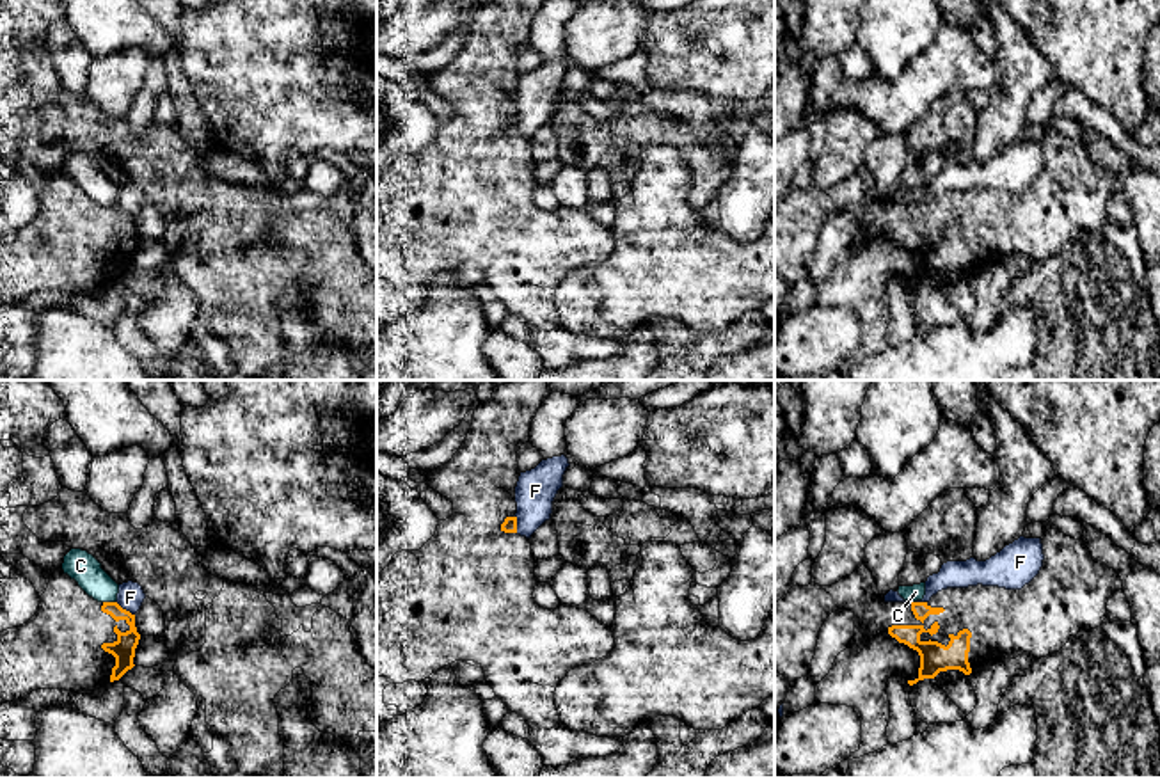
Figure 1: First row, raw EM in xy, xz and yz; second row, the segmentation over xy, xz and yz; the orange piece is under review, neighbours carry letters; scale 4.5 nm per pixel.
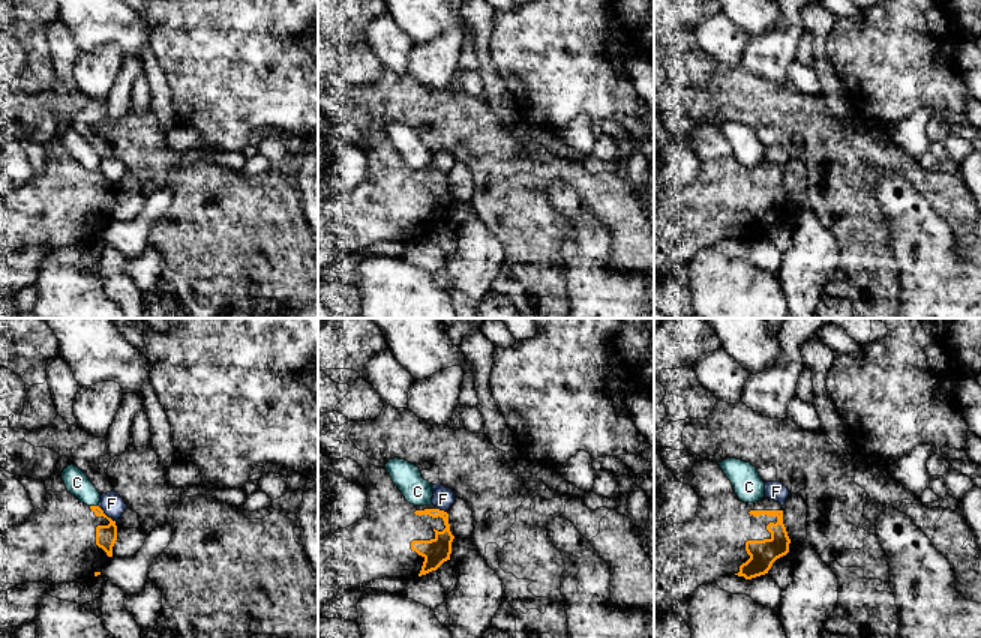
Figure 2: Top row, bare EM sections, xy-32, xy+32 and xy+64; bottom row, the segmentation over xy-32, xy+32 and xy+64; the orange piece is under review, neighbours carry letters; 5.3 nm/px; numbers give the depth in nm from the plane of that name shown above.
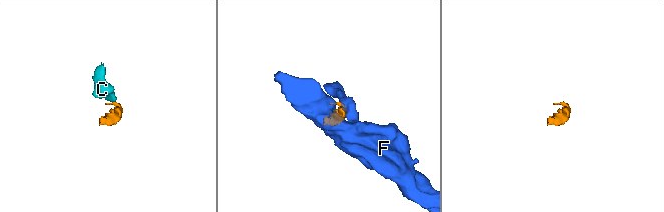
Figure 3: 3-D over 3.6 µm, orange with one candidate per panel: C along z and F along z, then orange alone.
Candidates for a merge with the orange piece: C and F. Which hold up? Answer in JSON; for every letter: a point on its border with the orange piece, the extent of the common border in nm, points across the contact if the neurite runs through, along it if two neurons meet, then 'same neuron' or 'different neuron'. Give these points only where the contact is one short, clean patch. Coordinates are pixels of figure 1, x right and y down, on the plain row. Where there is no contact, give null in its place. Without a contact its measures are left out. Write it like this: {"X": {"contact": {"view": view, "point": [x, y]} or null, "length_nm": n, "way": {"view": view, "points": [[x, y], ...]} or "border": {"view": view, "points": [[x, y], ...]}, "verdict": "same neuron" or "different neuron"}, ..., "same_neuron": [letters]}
{"C": {"contact": {"view": "xy", "point": [109, 205]}, "length_nm": 60, "border": {"view": "xy", "points": [[103, 203], [114, 205]]}, "verdict": "different neuron"}, "F": {"contact": {"view": "xy", "point": [125, 212]}, "length_nm": 110, "border": {"view": "xy", "points": [[116, 203], [134, 217]]}, "verdict": "different neuron"}, "same_neuron": []}

